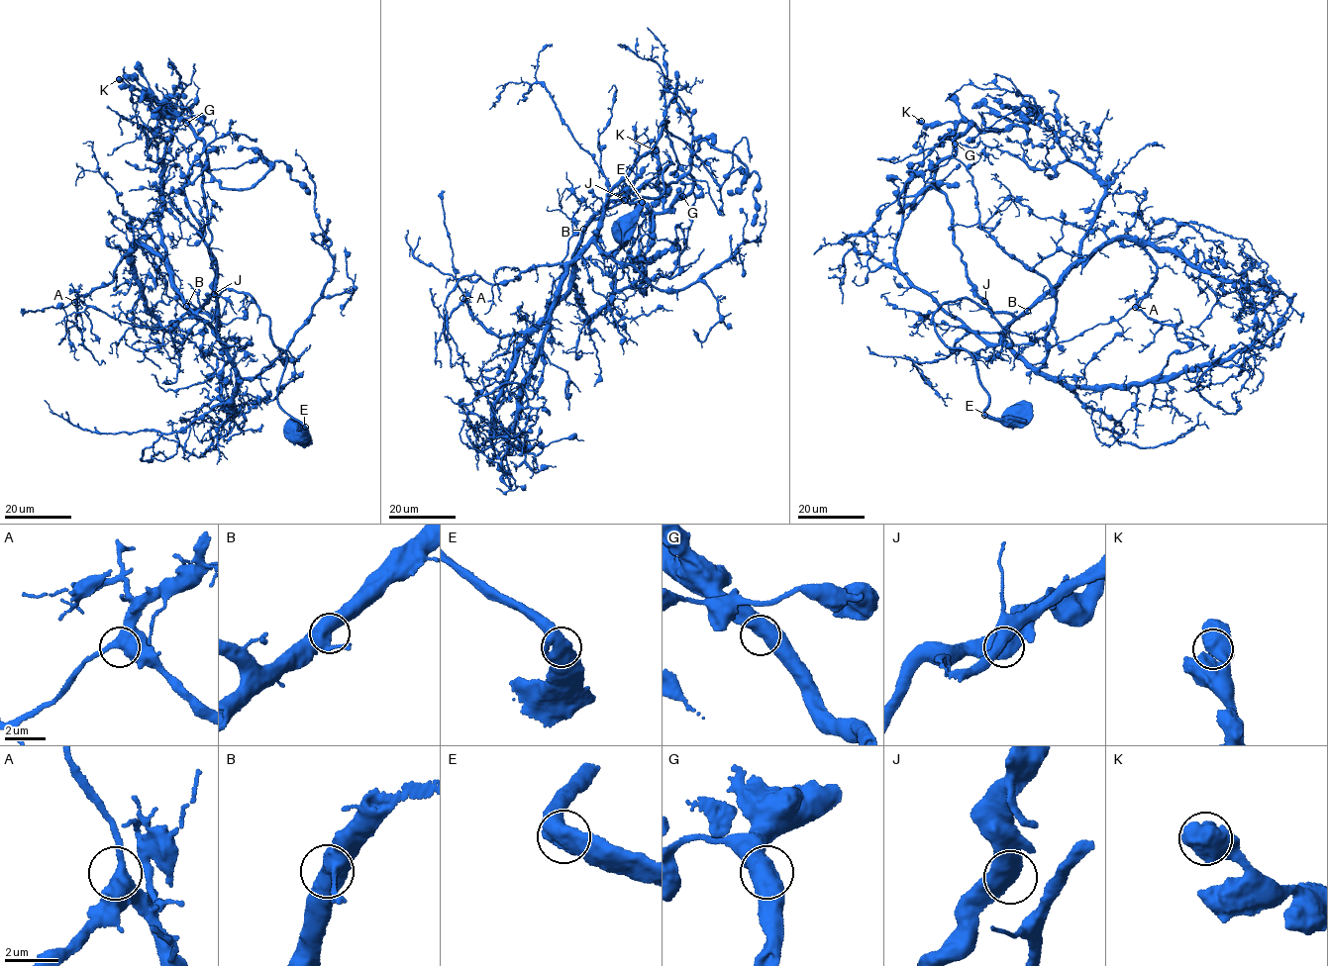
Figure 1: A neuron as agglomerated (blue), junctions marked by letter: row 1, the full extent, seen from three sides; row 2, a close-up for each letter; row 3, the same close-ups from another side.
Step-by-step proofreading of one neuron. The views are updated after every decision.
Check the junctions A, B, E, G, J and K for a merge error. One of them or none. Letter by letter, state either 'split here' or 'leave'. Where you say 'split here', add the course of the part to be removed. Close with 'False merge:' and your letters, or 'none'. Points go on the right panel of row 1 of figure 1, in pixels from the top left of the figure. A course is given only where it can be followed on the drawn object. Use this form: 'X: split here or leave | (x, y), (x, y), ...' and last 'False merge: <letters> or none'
A: leave
B: leave
E: leave
G: leave
J: leave
K: leave
False merge: none

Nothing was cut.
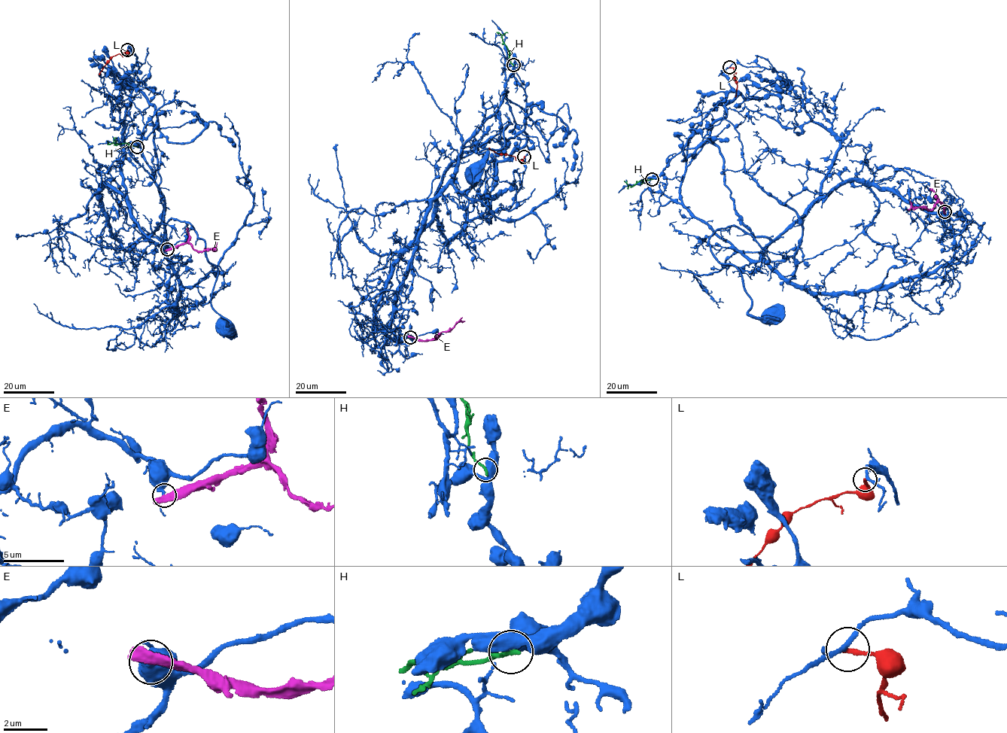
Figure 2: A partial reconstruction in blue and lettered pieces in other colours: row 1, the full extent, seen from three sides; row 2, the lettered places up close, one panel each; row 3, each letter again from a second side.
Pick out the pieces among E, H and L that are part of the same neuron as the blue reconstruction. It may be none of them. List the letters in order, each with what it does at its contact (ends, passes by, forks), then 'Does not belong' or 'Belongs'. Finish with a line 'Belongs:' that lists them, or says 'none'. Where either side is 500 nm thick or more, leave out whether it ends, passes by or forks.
E: Does not belong
H: It ends there. Does not belong
L: It ends there. Does not belong
Belongs: none

